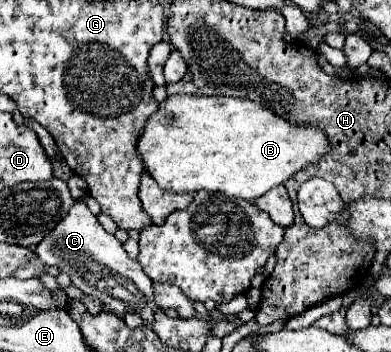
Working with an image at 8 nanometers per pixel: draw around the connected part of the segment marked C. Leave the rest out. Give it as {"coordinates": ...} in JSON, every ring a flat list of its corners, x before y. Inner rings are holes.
{"coordinates":[[80,199,70,207,66,219,62,219,54,231,36,245,36,255,44,265,54,265,58,271,68,273,78,289,102,299,104,307,120,317,126,311,136,311,146,323,150,323,154,311,158,311,158,305,154,305,152,279,142,271,138,261,126,255,122,243,104,231,98,217]]}

